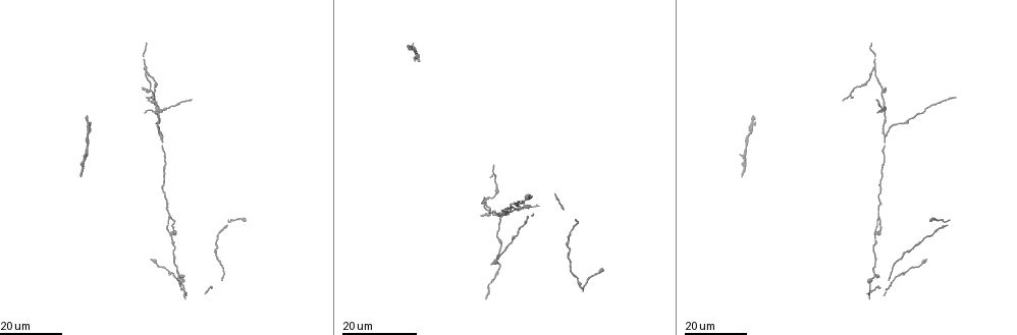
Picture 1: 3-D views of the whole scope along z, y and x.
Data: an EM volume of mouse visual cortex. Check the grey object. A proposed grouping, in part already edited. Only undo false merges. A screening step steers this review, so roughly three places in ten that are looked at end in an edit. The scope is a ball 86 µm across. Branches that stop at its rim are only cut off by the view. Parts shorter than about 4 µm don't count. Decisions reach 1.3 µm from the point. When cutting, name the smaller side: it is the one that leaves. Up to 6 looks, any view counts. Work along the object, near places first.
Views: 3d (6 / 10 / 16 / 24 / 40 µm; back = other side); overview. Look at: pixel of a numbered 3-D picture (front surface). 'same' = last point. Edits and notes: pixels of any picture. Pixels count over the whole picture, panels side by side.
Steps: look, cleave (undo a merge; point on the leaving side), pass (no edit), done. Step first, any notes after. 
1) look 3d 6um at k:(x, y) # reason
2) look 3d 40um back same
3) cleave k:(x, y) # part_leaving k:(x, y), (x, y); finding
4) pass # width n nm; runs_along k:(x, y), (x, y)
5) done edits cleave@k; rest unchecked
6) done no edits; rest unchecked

look 3d 16um at 1:(525, 205) # a fork

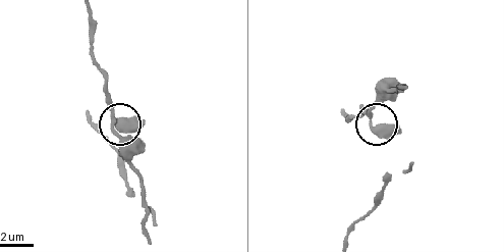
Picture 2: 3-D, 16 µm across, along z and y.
look 3d 10um same

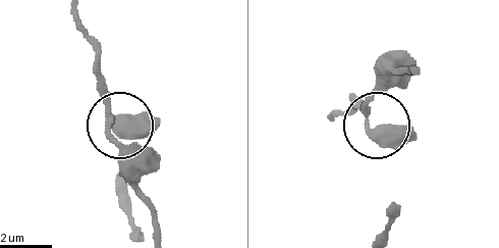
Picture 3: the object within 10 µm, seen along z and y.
look 3d 10um back same

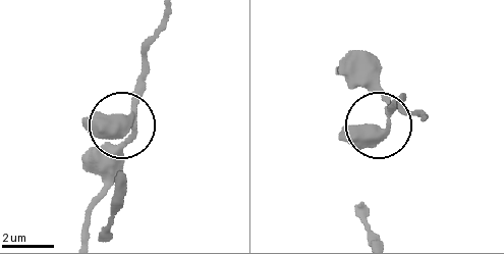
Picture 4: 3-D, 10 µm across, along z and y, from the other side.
pass # arms 3; one neuron here

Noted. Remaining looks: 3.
look 3d 16um at 1:(876, 244) # calibre changes

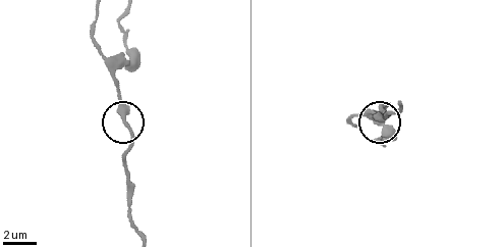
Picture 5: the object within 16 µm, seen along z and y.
look 3d 10um at 5:(127, 124)

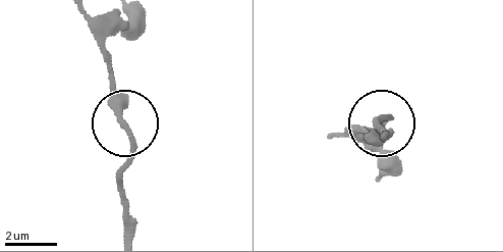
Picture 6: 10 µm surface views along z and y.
pass # runs_along 6:(84, 16), (102, 50), (112, 102), (132, 148), (119, 180); one neuron here

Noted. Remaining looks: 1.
done no edits; rest unchecked

